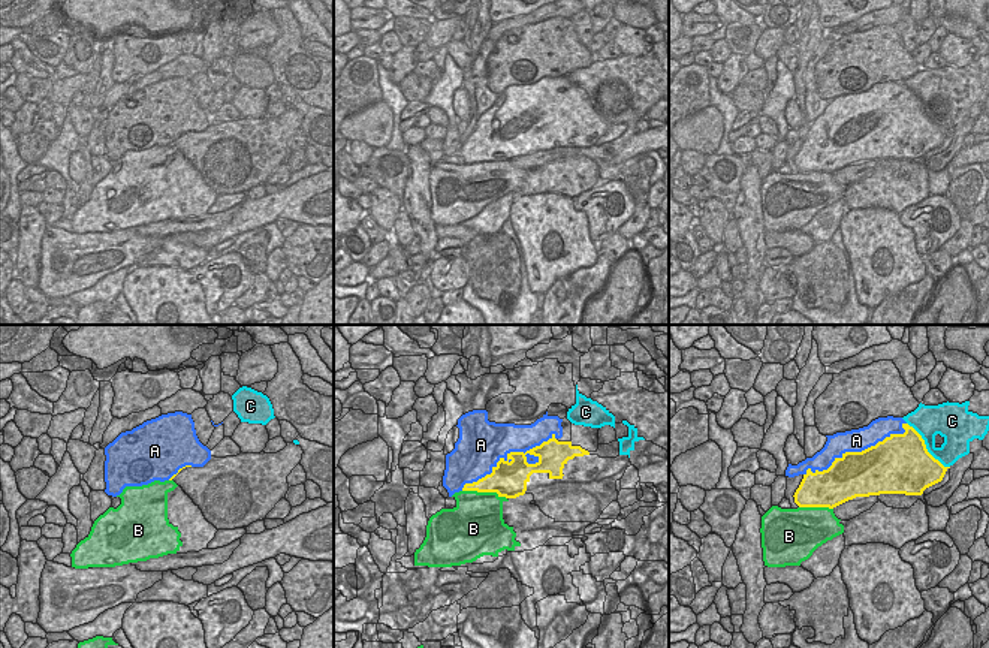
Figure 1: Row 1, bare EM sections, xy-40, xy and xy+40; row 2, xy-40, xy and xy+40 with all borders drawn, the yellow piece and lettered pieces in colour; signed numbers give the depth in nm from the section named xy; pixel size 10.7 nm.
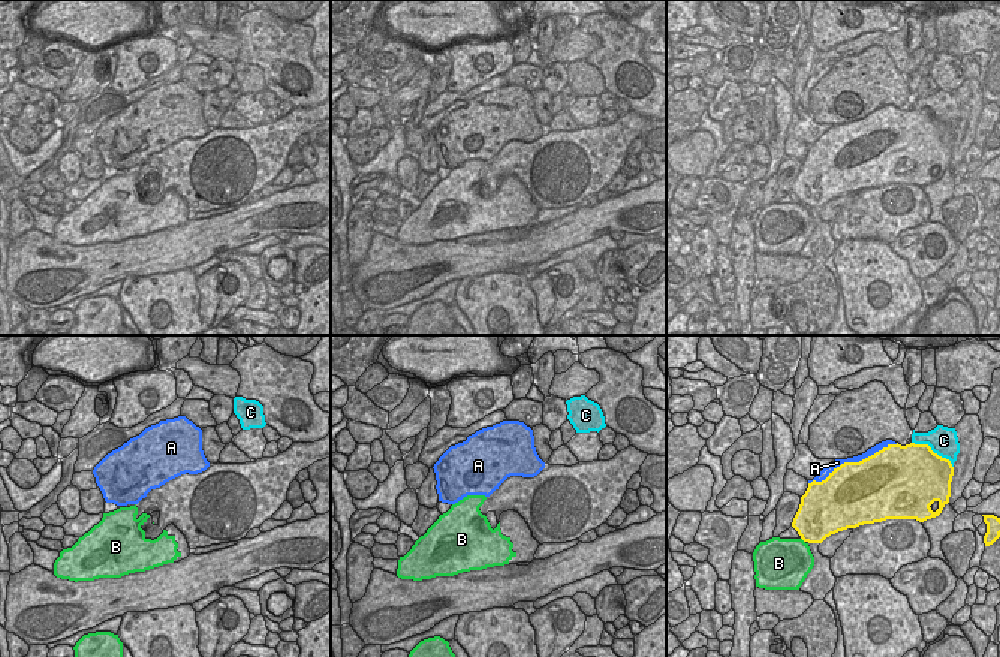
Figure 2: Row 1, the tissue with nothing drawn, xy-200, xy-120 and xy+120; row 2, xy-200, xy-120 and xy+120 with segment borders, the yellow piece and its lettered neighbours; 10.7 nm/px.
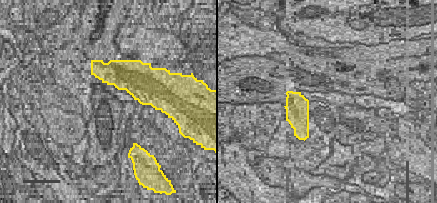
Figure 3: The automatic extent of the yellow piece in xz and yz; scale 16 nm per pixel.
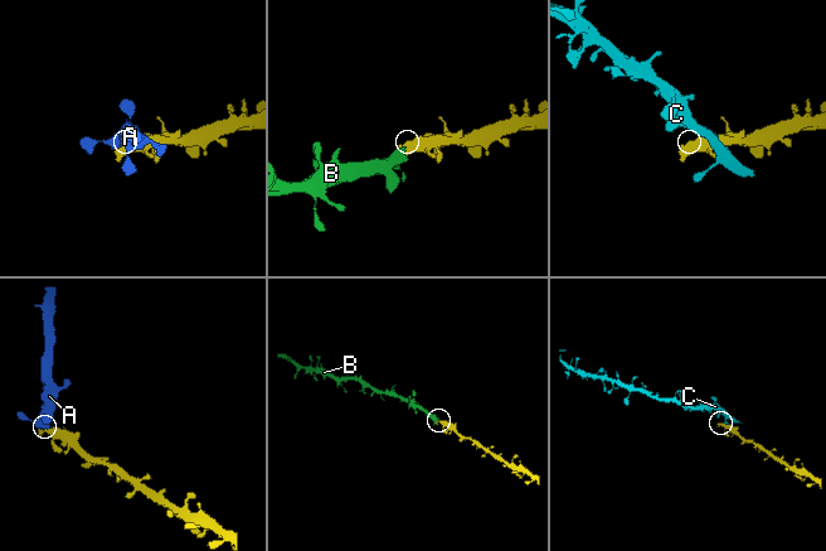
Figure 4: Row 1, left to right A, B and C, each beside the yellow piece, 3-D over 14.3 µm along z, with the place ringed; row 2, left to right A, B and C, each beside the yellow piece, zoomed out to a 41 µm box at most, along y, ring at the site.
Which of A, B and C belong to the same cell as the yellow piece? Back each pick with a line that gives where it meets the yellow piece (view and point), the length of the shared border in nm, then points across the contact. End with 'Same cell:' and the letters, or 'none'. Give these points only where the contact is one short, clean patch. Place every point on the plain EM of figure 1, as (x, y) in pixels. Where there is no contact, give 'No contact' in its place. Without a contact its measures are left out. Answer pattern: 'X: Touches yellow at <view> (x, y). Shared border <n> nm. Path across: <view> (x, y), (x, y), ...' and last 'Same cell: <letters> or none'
B: Touches yellow at xy (485, 156). Shared border 480 nm
Same cell: B.

